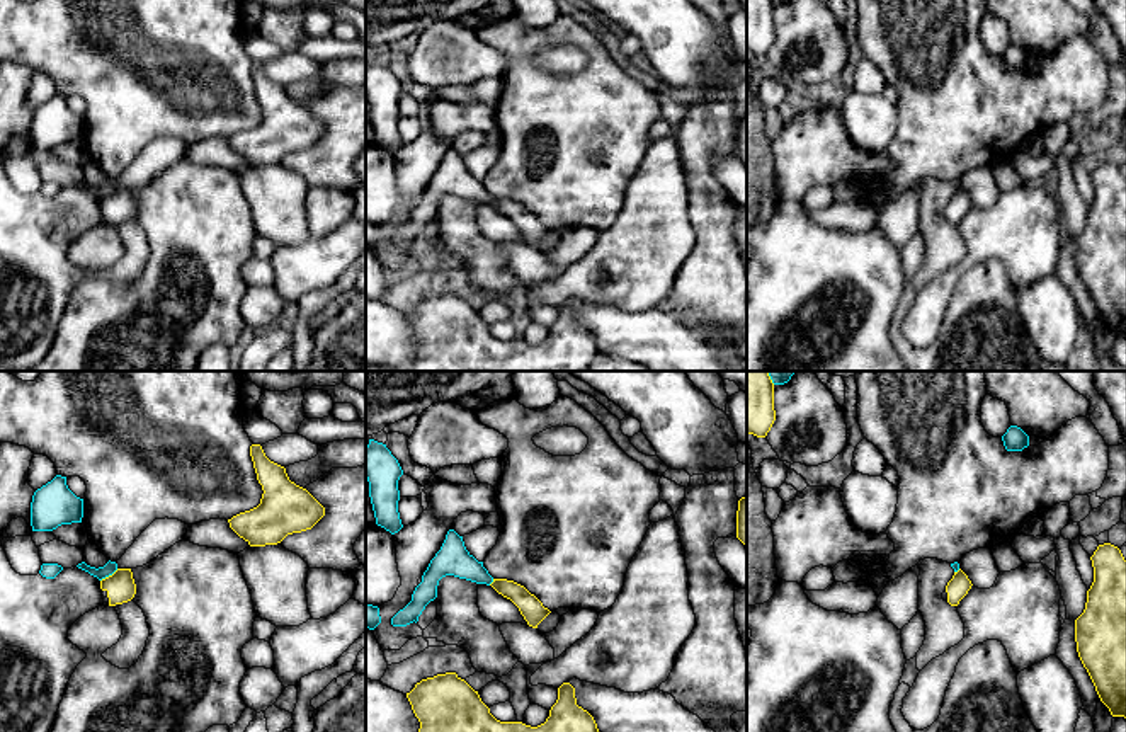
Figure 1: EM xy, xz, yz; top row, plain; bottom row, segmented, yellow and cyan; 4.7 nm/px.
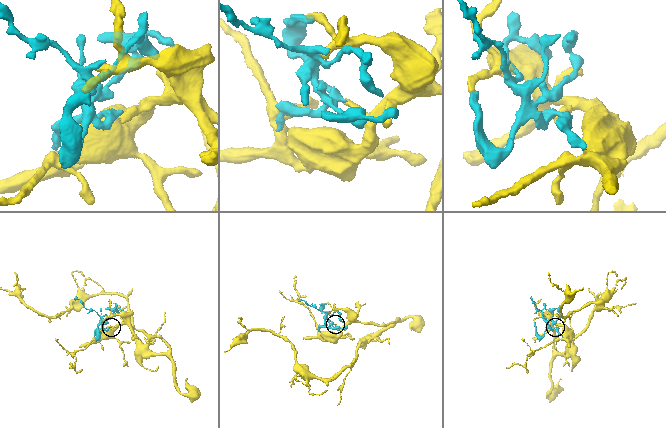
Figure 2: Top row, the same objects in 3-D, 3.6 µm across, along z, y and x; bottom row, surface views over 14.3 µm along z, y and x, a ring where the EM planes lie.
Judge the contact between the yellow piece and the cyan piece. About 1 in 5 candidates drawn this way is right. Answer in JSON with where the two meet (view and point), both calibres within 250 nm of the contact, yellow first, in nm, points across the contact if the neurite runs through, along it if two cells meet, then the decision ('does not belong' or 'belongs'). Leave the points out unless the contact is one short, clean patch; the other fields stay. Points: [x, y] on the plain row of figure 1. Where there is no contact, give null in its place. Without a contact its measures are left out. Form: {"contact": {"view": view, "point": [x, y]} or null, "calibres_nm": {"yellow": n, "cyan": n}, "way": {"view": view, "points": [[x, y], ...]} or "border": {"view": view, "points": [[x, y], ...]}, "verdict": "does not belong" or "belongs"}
{"contact": {"view": "xy", "point": [109, 194]}, "calibres_nm": {"yellow": 140, "cyan": 60}, "verdict": "does not belong"}

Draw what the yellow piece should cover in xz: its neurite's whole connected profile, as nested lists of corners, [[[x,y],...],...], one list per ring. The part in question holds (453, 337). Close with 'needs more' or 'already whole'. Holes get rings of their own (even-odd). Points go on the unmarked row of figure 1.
[[[456,291],[422,298],[407,317],[420,340],[415,371],[589,371],[600,352],[594,335],[577,323],[575,306],[570,301],[558,306],[558,318],[549,335],[537,346],[497,339],[478,310]]]; already whole

